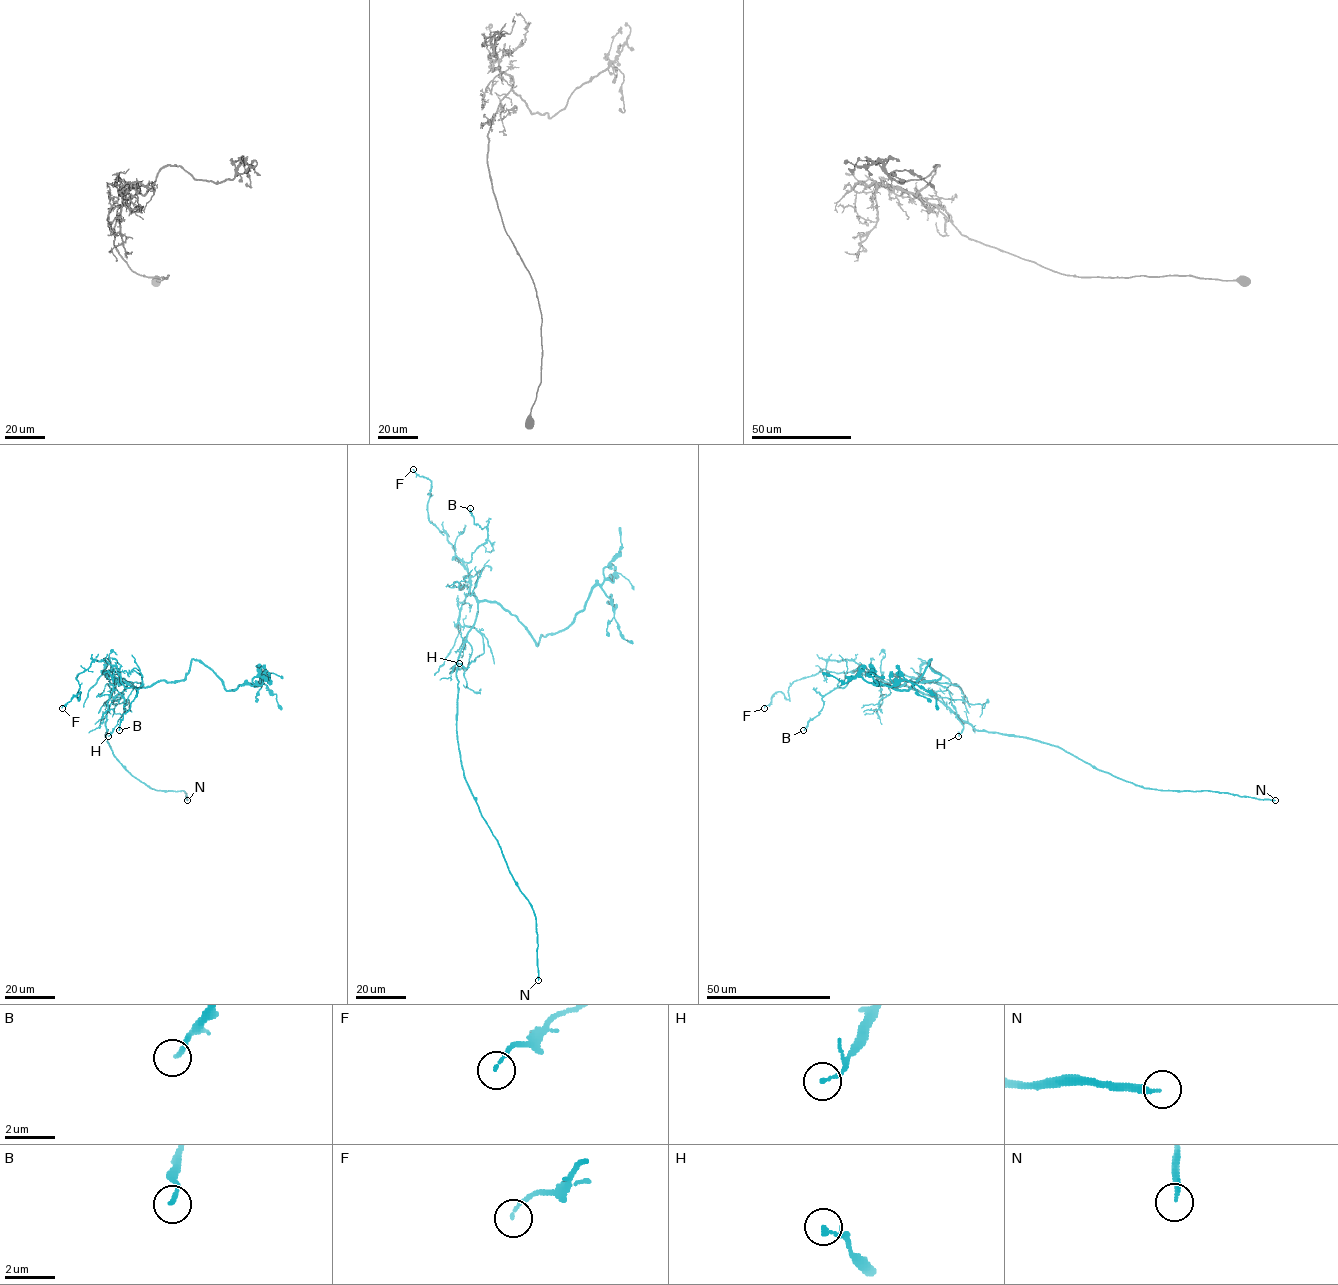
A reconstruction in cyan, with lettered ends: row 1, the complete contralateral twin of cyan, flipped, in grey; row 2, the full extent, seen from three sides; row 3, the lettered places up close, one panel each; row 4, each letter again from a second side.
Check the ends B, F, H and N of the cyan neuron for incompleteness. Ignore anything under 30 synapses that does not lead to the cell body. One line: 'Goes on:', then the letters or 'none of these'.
Goes on: N

